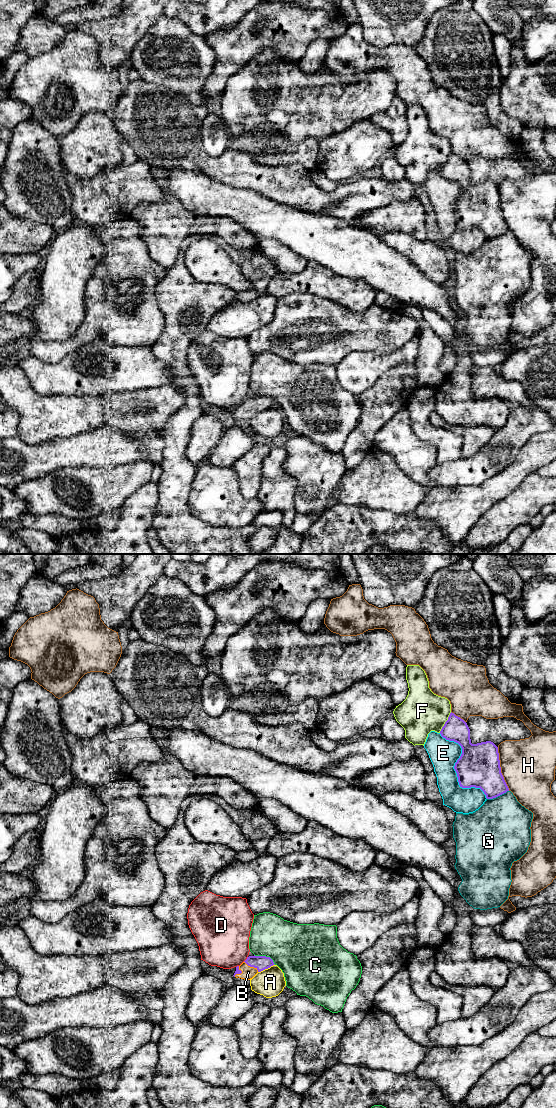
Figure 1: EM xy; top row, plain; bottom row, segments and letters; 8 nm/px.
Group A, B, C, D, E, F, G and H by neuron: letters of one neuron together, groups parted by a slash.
A / B / C / D / E / F / G / H

